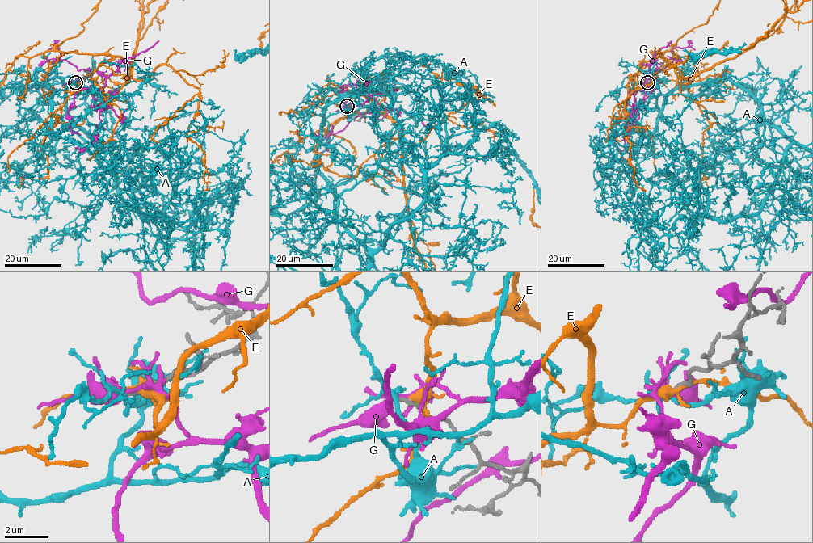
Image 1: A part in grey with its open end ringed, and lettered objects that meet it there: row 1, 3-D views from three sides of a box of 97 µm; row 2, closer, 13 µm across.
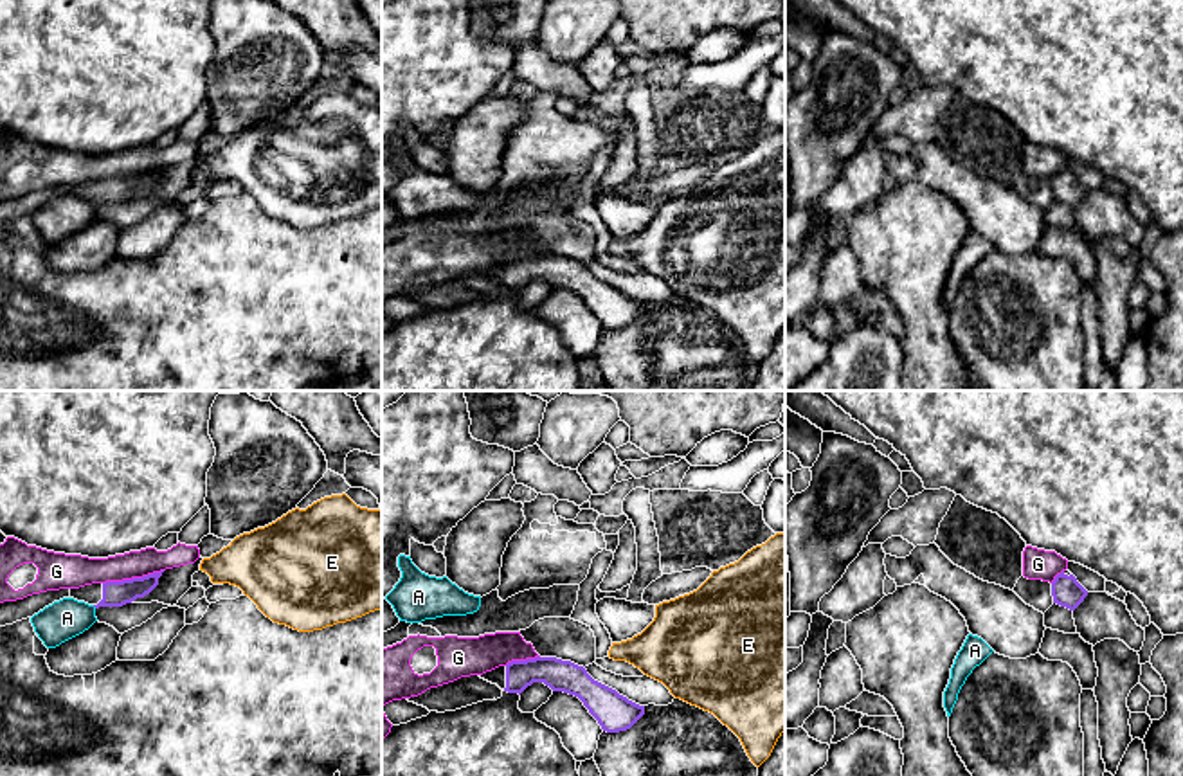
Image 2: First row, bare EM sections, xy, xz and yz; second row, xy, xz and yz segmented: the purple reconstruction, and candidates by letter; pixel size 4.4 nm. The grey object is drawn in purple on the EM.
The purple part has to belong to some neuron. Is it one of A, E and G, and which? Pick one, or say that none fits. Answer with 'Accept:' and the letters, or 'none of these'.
Accept: none of these

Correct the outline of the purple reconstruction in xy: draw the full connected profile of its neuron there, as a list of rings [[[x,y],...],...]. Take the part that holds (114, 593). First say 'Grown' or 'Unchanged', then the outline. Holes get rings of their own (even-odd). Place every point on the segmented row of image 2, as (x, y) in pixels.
Grown. [[[164,571],[142,578],[92,583],[79,589],[70,589],[70,598],[94,605],[95,609],[122,607],[149,594],[158,585],[162,573]]]

